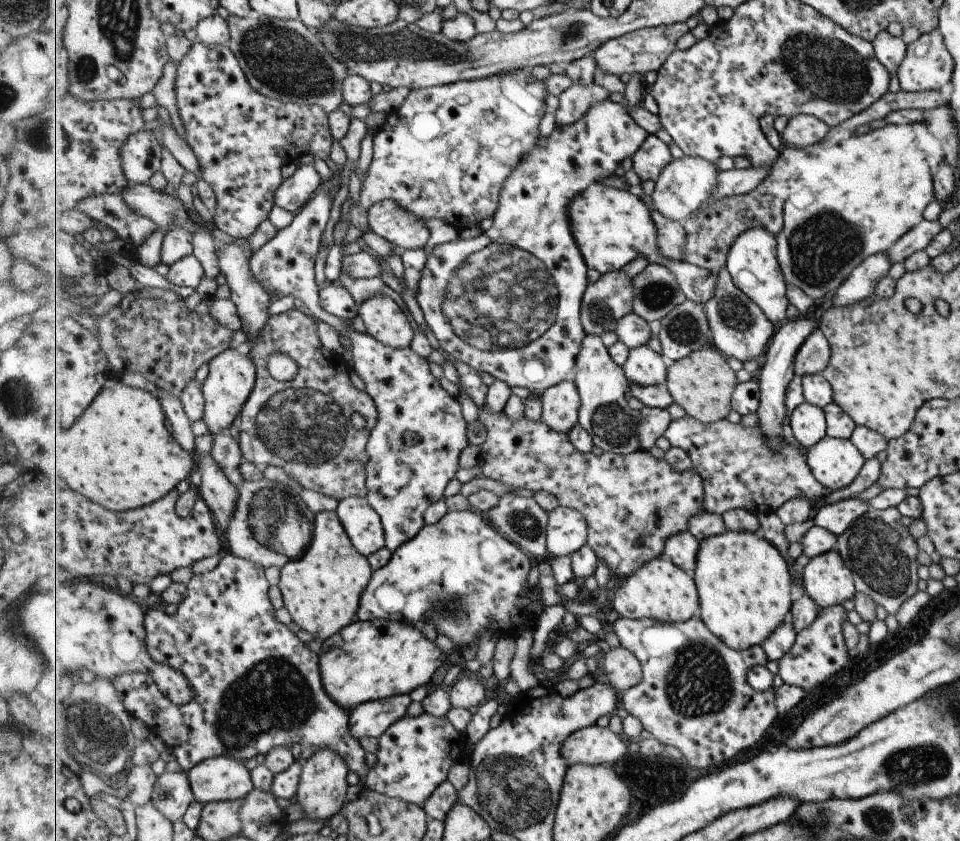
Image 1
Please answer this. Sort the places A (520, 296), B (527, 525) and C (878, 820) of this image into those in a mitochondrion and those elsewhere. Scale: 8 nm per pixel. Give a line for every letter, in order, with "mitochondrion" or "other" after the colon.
A: mitochondrion
B: mitochondrion
C: mitochondrion

